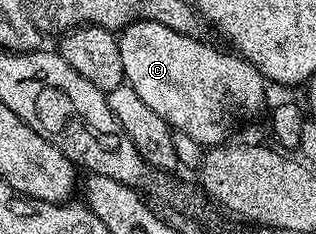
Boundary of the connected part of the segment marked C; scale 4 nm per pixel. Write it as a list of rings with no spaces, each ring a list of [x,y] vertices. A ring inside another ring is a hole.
[[[153,21],[132,22],[119,34],[118,40],[126,84],[138,91],[138,99],[142,99],[150,111],[162,115],[173,130],[186,131],[186,135],[190,135],[190,139],[197,141],[201,147],[225,144],[229,140],[228,128],[232,125],[232,116],[241,113],[244,117],[252,117],[264,105],[264,76],[235,52],[223,53],[207,45],[207,40],[178,35],[178,31],[170,31],[170,27],[162,27],[162,23]]]

